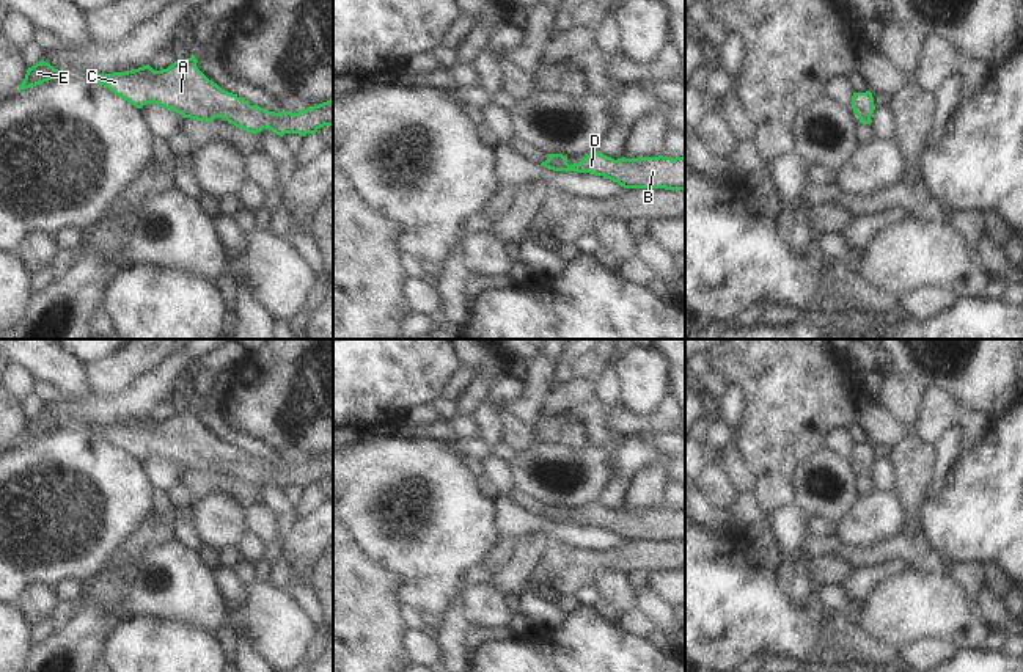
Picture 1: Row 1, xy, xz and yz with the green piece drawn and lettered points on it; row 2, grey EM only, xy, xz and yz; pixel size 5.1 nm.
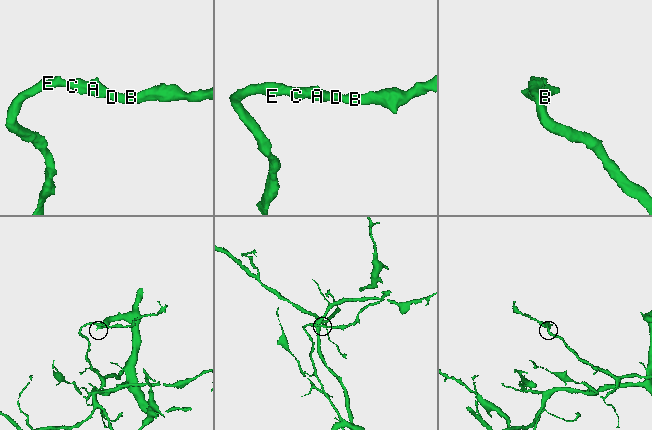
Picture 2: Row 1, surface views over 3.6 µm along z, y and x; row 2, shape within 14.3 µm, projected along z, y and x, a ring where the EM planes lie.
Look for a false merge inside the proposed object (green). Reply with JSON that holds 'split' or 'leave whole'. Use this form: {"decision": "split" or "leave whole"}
{"decision": "leave whole"}

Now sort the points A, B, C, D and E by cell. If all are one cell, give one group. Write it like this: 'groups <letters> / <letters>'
groups A B C D E

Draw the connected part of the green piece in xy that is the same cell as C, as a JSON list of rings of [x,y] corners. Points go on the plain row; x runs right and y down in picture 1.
[[[192,407],[162,422],[146,416],[127,424],[86,427],[137,460],[152,454],[196,473],[225,469],[251,485],[269,480],[280,488],[284,485],[305,488],[324,477],[333,477],[333,451],[299,465],[269,463],[222,441],[198,421],[196,415]]]

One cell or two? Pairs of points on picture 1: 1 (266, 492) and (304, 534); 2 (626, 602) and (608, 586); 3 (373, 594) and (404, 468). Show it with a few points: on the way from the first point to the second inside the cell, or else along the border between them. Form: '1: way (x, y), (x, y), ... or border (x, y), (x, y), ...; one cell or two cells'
1: way (277, 503), (293, 523); one cell
2: way (621, 597), (613, 589); one cell
3: border (354, 540), (368, 561), (395, 577), (399, 598); two cells

